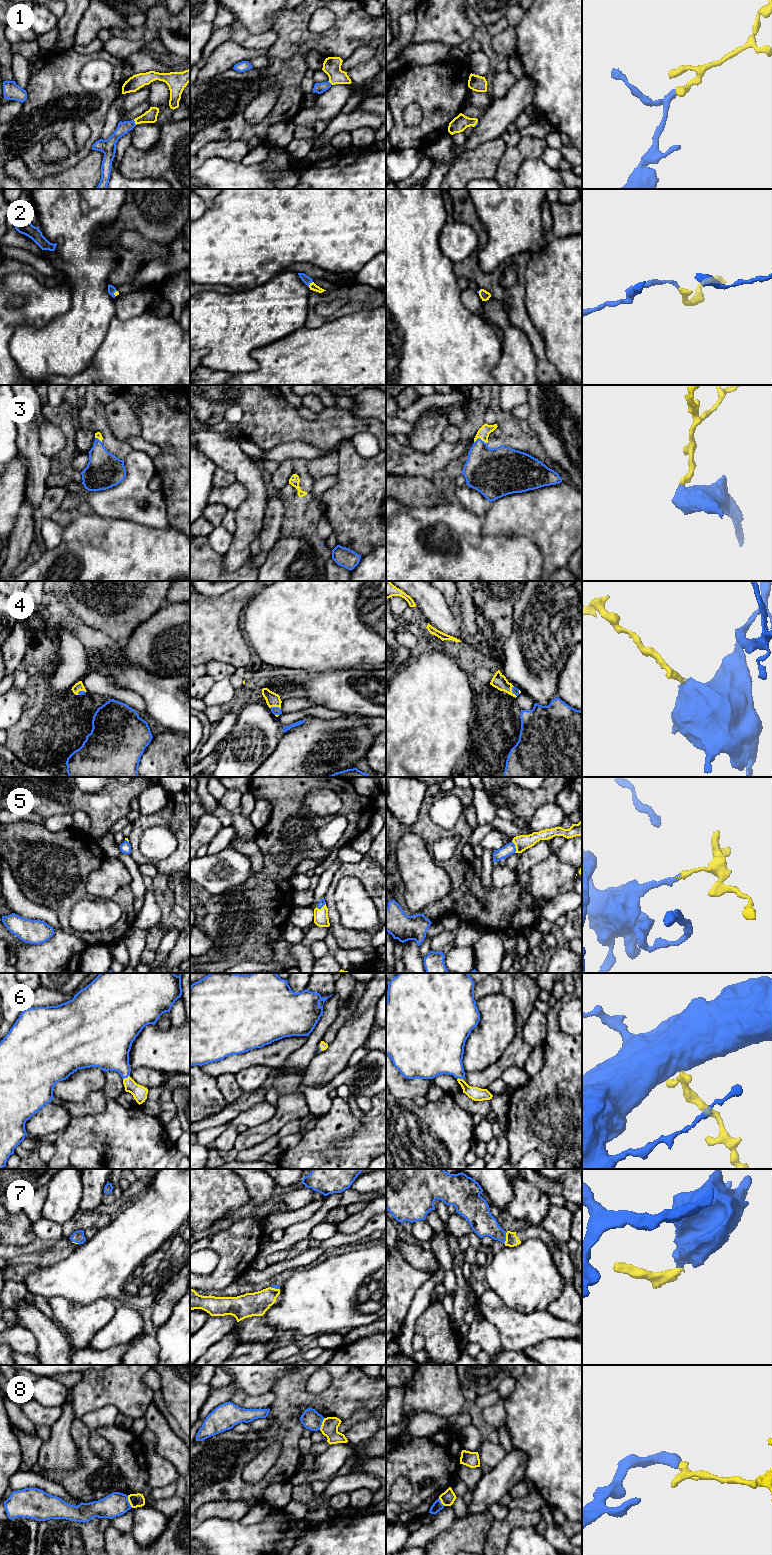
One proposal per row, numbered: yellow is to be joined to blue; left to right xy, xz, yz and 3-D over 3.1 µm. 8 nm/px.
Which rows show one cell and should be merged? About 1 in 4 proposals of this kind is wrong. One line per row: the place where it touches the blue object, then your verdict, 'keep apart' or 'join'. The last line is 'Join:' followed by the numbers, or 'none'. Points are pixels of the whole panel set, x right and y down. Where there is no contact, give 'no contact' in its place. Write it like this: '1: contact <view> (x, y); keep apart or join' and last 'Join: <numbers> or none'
1: contact xy (134, 122); join
2: contact xz (309, 284); join
3: contact yz (480, 439); join
4: contact xz (275, 707); join
5: contact yz (514, 847); join
6: contact xy (126, 1077); join
7: contact yz (505, 1238); join
8: contact xz (321, 1424); keep apart
Join: 1, 2, 3, 4, 5, 6, 7

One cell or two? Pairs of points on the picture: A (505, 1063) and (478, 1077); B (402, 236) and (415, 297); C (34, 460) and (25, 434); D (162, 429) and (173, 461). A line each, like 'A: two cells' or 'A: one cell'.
A: one cell
B: one cell
C: one cell
D: one cell

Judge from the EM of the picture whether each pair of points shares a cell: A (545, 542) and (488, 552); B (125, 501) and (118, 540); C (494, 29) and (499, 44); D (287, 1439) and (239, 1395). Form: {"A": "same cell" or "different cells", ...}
{"A": "different cells", "B": "different cells", "C": "different cells", "D": "different cells"}

